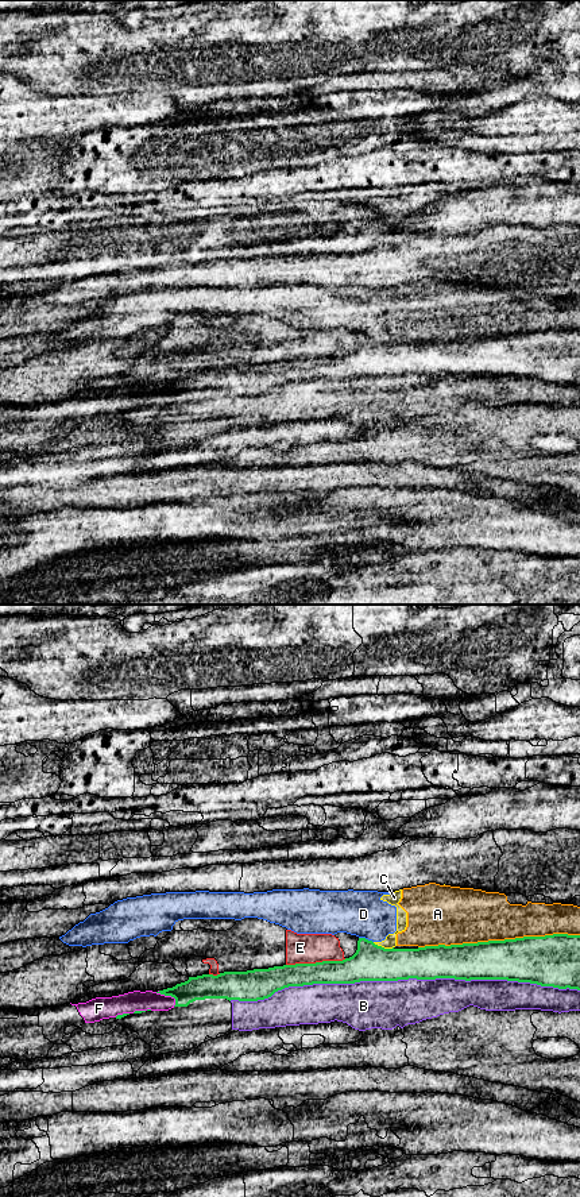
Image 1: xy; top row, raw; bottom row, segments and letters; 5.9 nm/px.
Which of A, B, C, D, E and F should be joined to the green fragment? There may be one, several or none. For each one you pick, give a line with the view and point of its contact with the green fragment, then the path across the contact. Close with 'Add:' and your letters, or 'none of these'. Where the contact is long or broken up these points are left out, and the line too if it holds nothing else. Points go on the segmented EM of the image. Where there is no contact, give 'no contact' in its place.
Add: none of these

